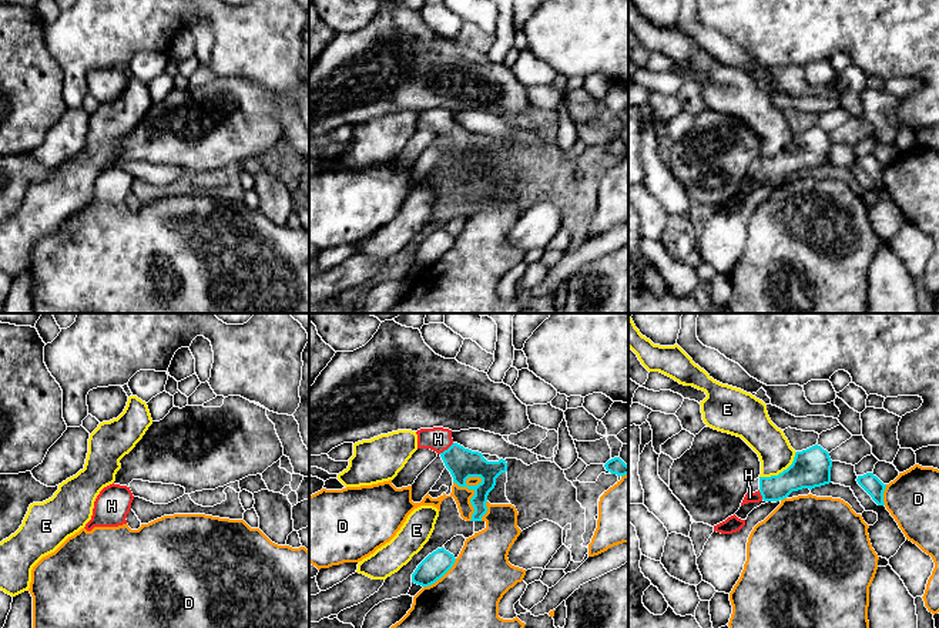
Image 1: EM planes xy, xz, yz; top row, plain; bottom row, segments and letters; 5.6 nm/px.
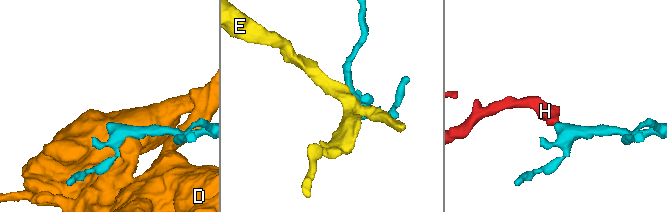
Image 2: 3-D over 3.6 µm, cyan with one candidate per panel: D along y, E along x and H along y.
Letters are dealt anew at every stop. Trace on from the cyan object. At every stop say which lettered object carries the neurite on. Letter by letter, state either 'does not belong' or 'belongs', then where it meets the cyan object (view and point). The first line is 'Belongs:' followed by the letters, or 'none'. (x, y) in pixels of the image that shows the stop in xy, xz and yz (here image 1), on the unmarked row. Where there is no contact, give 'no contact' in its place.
Belongs: H
D: does not belong; meets cyan in xz at (475, 175)
E: does not belong; meets cyan in yz at (782, 153)
H: belongs; meets cyan in xz at (448, 130)

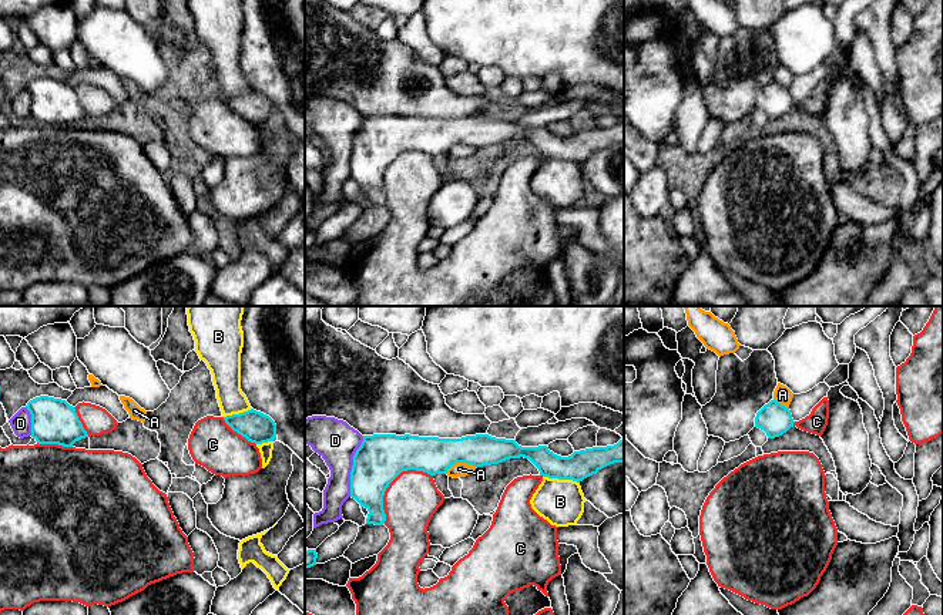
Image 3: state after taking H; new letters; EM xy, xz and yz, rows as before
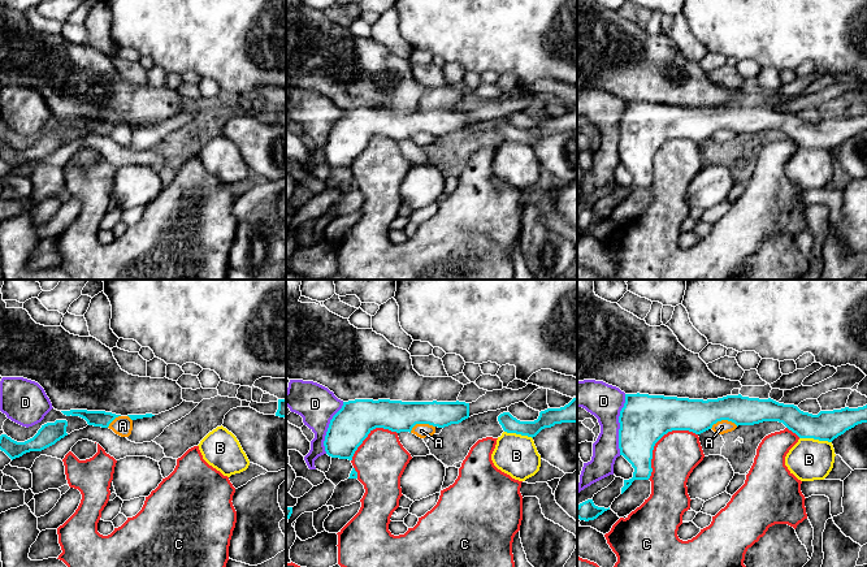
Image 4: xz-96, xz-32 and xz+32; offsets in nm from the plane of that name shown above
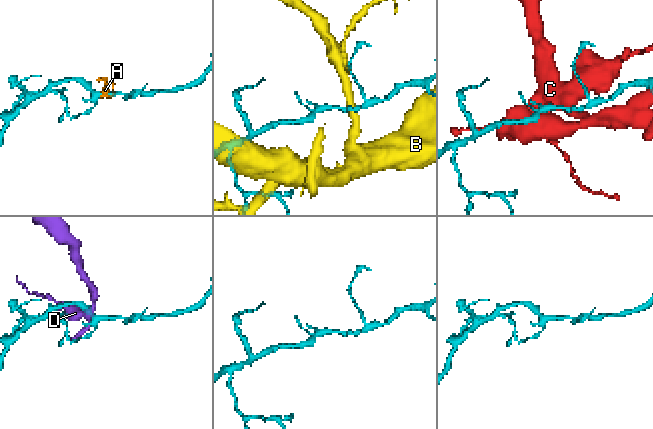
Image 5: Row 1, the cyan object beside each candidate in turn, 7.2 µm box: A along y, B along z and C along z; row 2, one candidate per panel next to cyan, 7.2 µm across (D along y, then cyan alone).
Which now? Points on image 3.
Belongs: none
A: does not belong; meets cyan in xz at (460, 143)
B: does not belong; meets cyan in xz at (561, 160)
C: does not belong; meets cyan in xz at (391, 163)
D: does not belong; meets cyan in xz at (352, 147)

